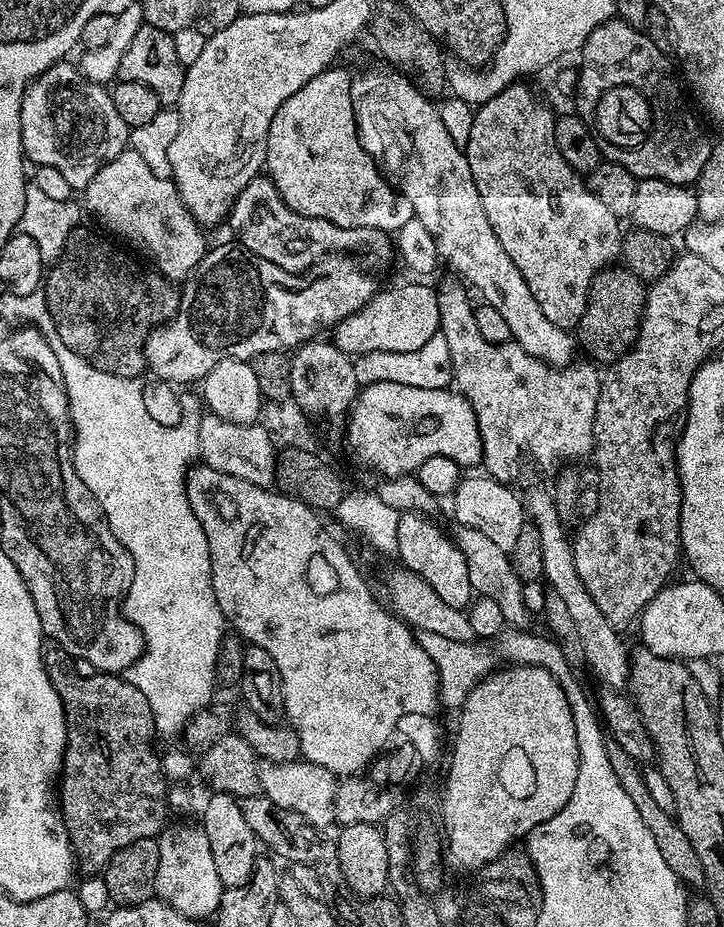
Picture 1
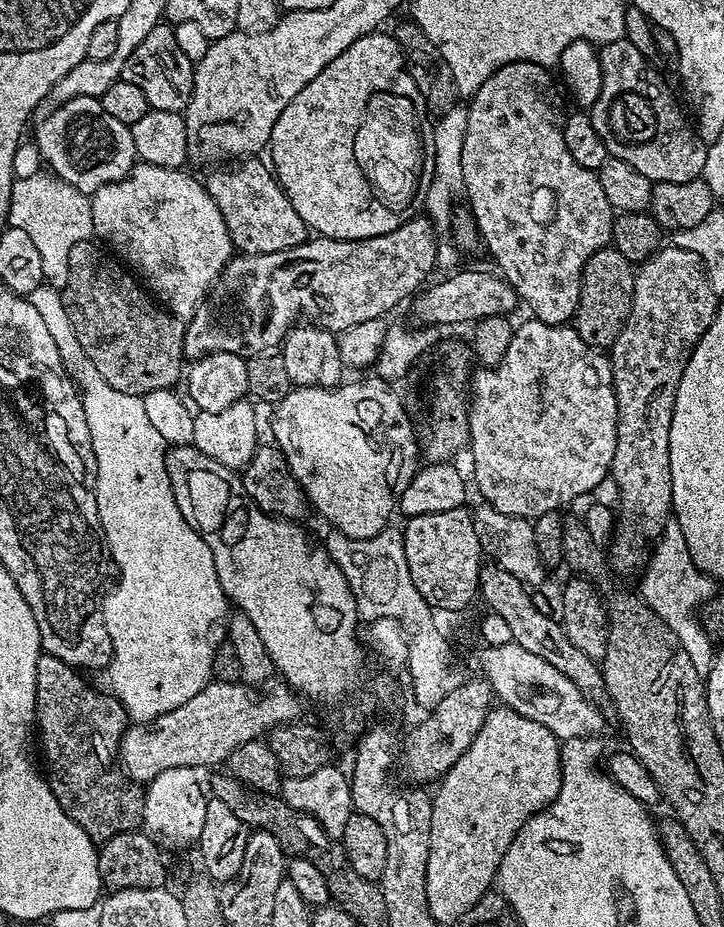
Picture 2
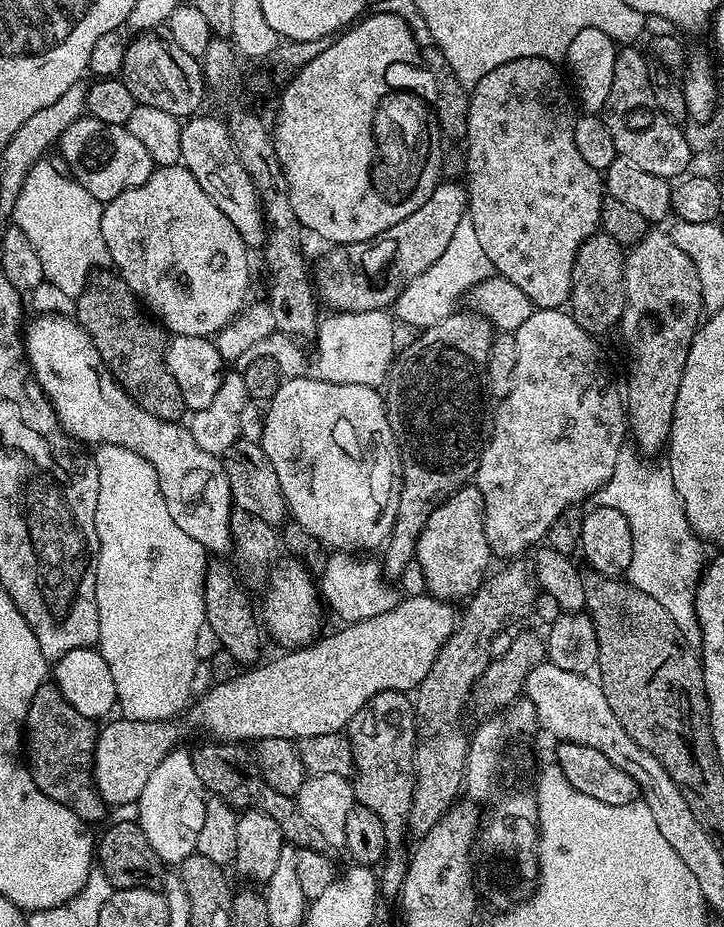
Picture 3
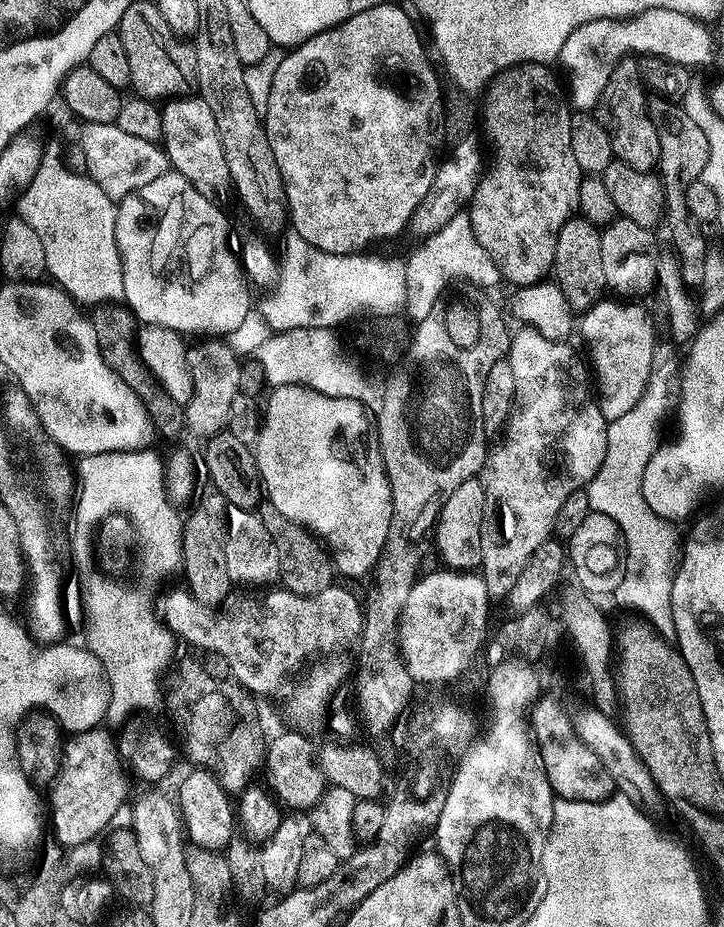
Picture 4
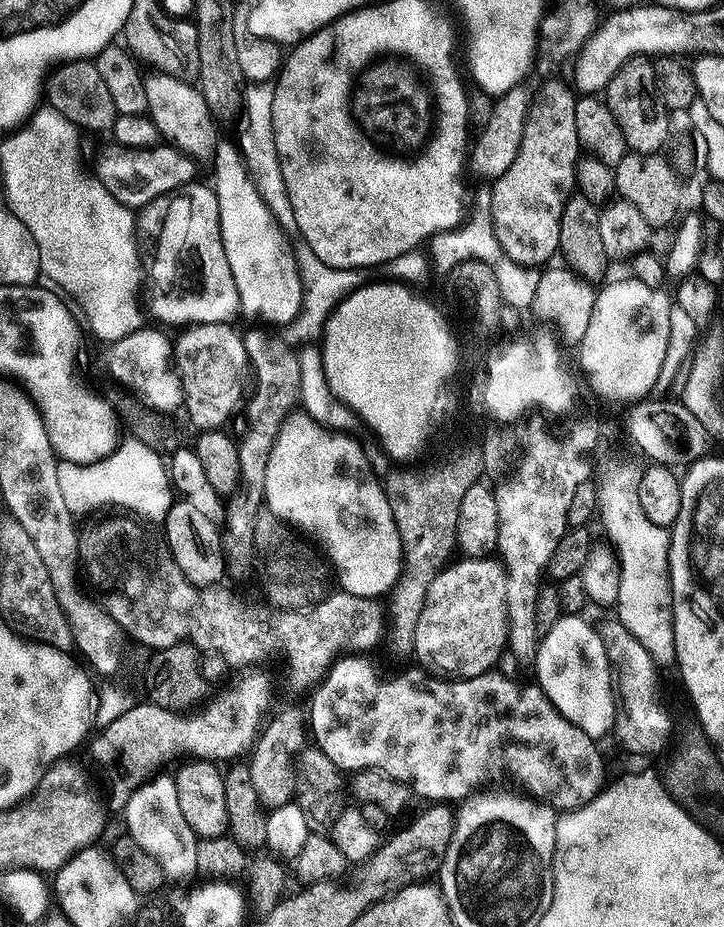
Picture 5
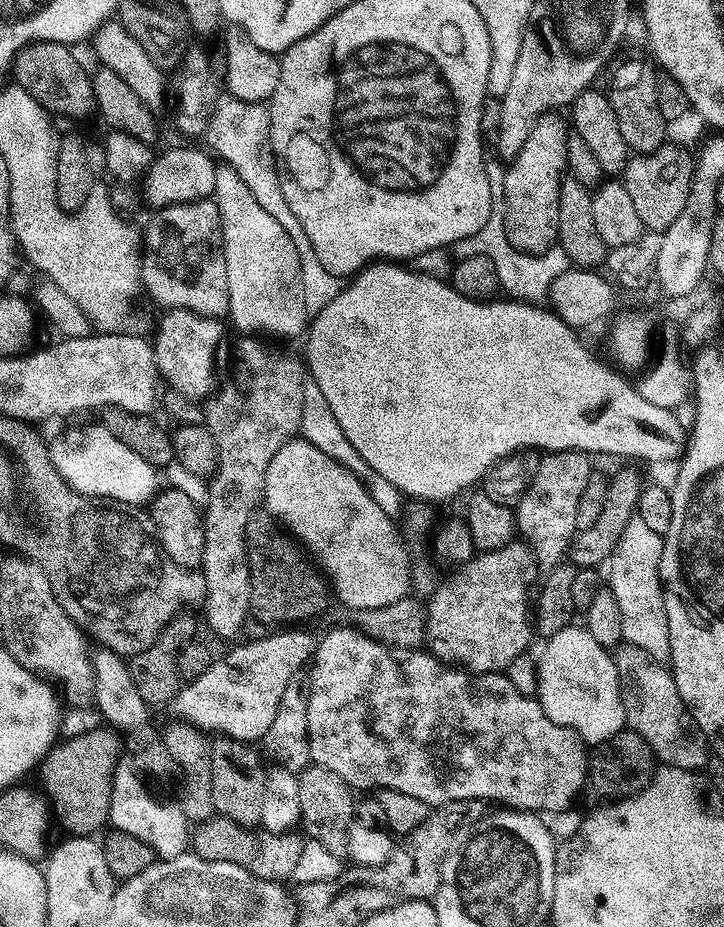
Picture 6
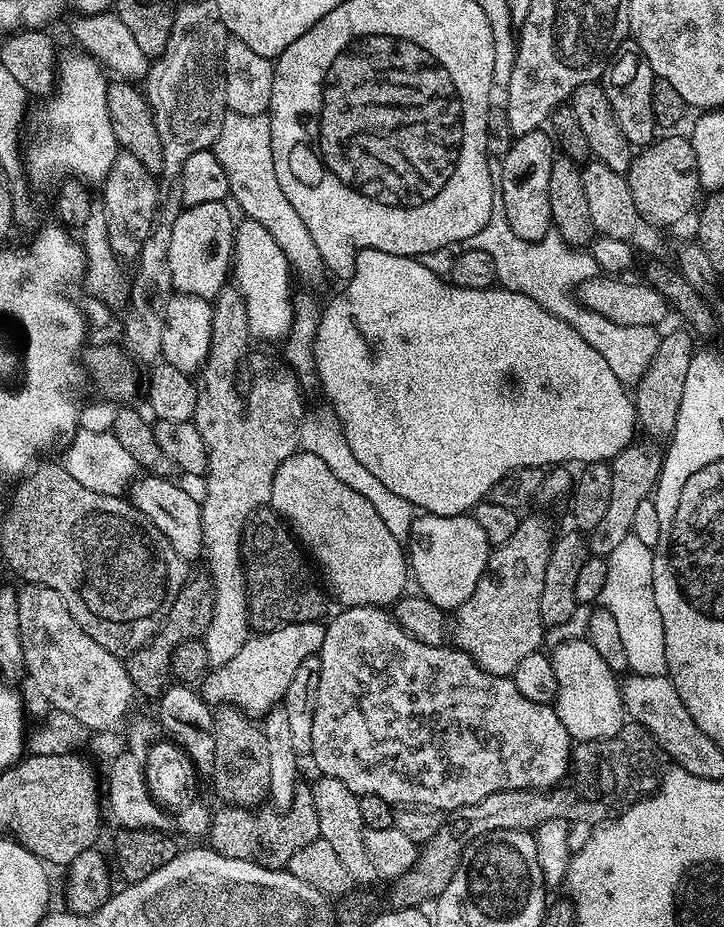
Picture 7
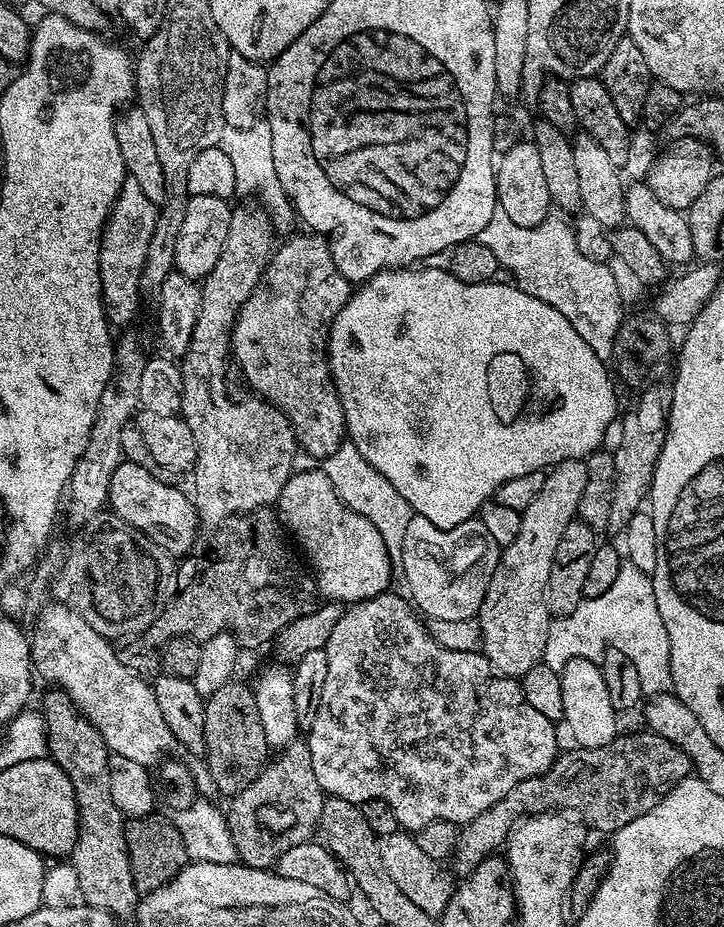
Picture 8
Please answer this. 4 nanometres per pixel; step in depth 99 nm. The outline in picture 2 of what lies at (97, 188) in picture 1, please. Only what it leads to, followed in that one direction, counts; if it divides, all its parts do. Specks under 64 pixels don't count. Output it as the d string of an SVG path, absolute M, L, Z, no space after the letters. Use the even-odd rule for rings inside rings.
M140 162L137 163L136 167L133 168L132 173L126 178L119 180L116 183L107 184L97 192L91 193L90 199L92 201L93 233L95 233L97 237L101 236L99 239L103 241L103 243L107 245L107 247L111 249L111 251L115 253L129 269L135 270L138 273L139 279L146 285L149 293L151 293L163 307L167 308L172 315L181 318L190 318L193 316L193 314L196 313L197 306L207 301L214 285L219 280L220 275L224 273L225 266L234 255L230 230L226 230L226 222L222 218L222 210L218 210L214 198L210 198L207 187L205 187L201 181L199 184L199 182L188 173L188 170L163 168L162 166L154 166L153 164Z

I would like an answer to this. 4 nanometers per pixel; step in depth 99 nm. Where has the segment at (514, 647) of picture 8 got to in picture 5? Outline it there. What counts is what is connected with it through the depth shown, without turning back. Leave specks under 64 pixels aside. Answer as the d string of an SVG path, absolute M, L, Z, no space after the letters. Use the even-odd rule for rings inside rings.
M460 558L437 574L426 590L426 598L414 617L416 629L410 632L412 652L425 669L448 678L481 676L499 665L500 655L508 647L506 582L508 573L496 558Z

